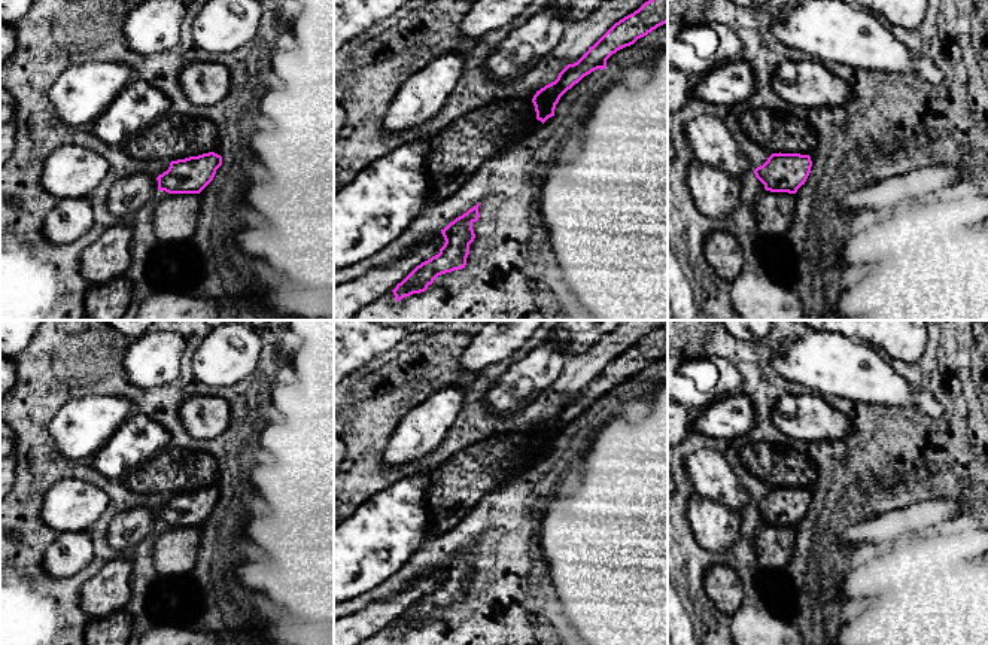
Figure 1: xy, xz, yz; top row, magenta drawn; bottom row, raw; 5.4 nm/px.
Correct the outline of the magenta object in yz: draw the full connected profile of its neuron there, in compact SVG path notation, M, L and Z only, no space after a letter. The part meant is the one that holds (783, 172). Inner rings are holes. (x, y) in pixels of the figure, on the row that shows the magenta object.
M772 153L767 161L754 170L756 177L770 192L796 194L811 173L809 155Z

